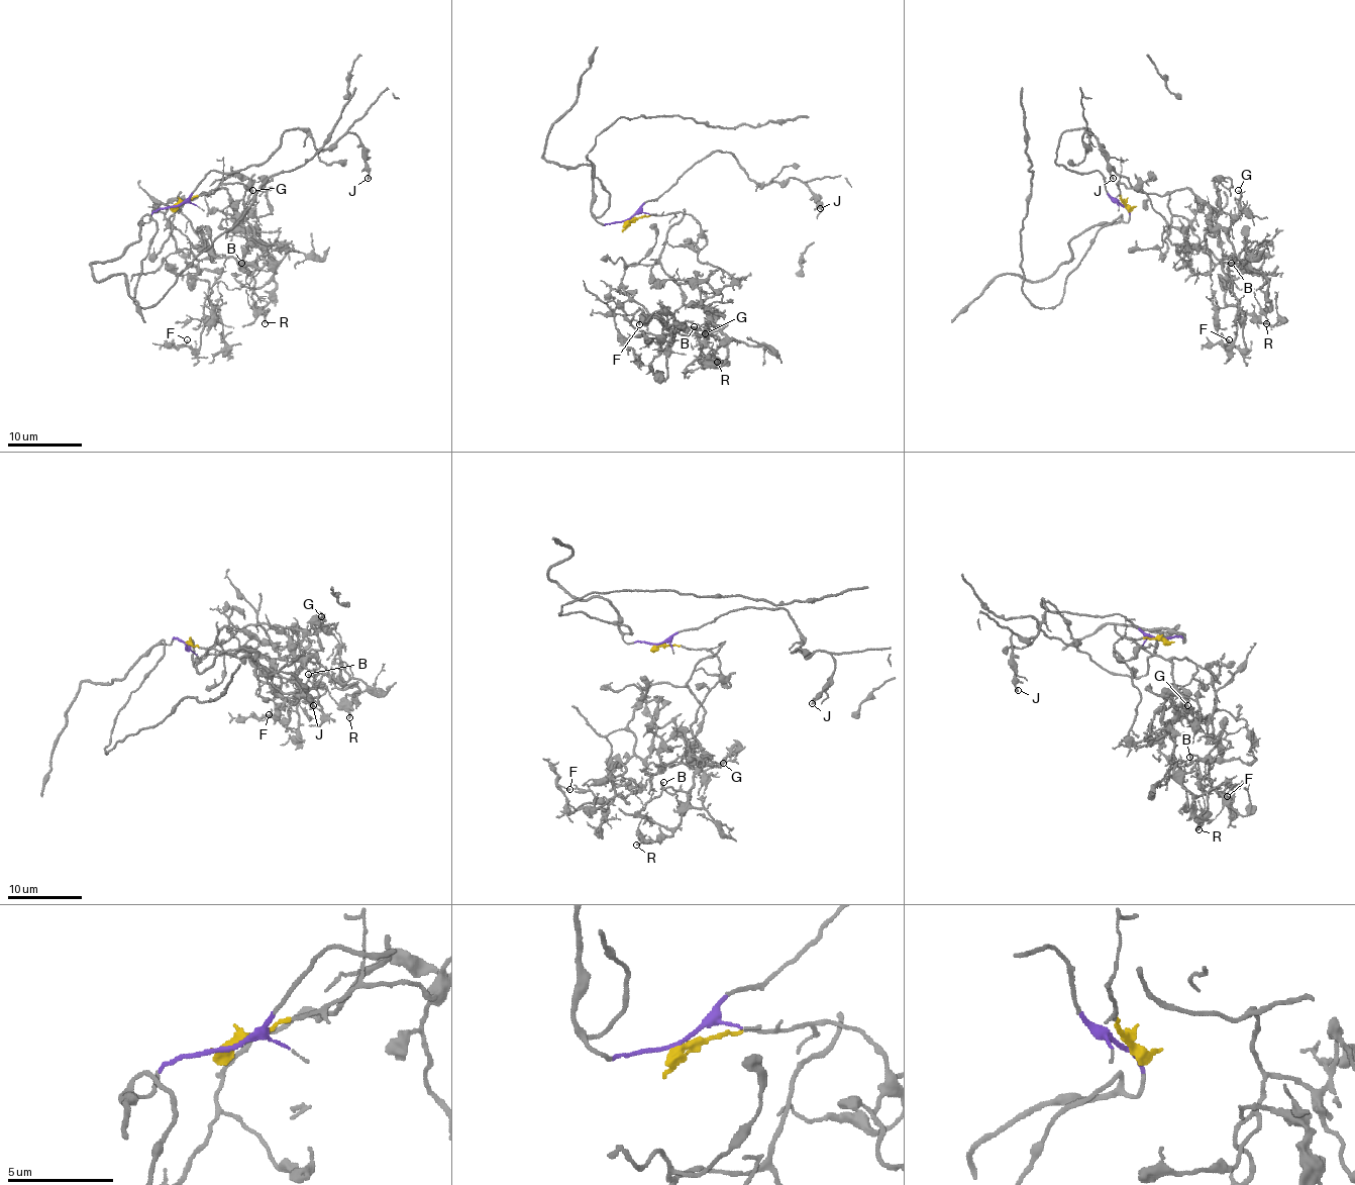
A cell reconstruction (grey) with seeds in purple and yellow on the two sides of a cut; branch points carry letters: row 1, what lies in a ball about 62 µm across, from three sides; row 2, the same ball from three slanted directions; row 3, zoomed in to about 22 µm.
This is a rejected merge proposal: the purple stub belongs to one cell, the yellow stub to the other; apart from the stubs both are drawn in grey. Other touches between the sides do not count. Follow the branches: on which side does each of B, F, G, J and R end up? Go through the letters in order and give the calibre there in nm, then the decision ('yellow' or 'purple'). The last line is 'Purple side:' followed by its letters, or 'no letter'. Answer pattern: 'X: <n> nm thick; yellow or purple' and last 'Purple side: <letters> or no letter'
B: 160 nm thick; yellow
F: 130 nm thick; yellow
G: 160 nm thick; yellow
J: 190 nm thick; purple
R: 130 nm thick; yellow
Purple side: J

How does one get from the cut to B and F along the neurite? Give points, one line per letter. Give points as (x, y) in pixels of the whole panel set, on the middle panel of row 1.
B: (627, 220), (673, 212), (699, 225), (698, 259), (723, 285), (699, 302), (720, 329), (694, 326)
F: (627, 220), (687, 212), (723, 283), (687, 305), (658, 263), (632, 263), (623, 291), (669, 338), (640, 324)

